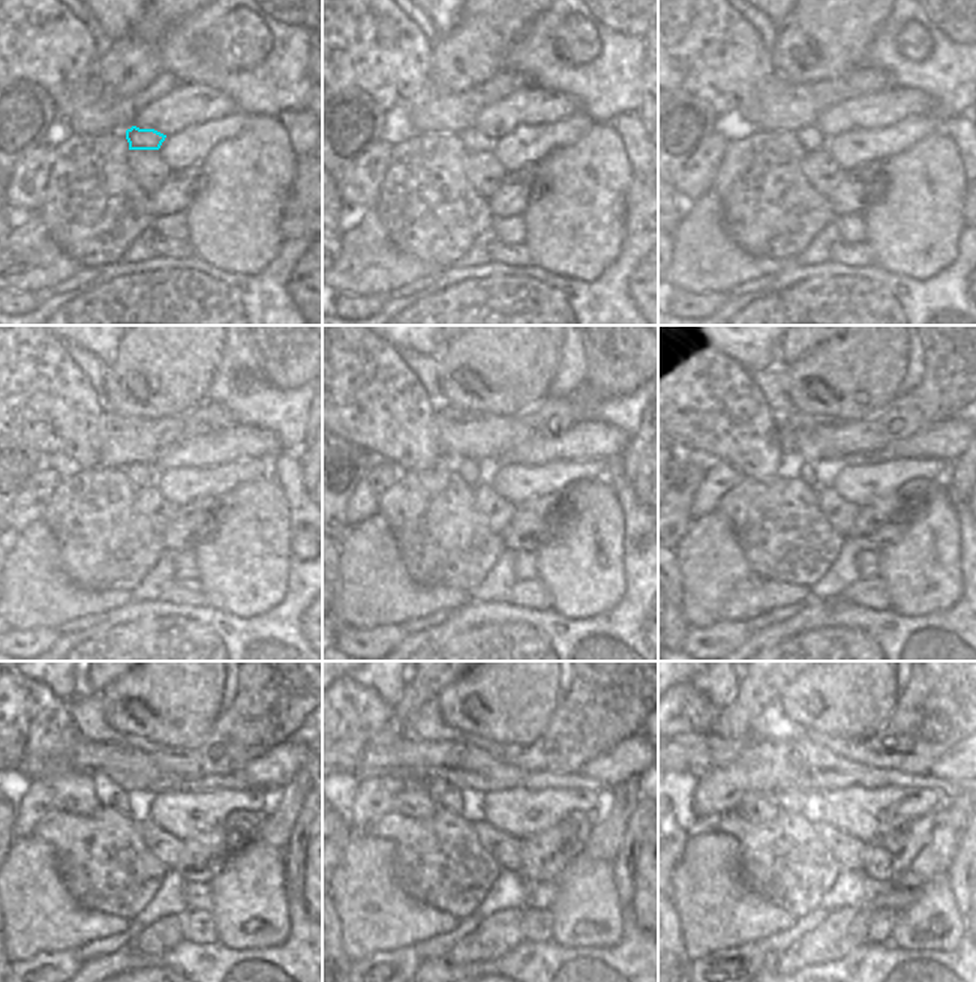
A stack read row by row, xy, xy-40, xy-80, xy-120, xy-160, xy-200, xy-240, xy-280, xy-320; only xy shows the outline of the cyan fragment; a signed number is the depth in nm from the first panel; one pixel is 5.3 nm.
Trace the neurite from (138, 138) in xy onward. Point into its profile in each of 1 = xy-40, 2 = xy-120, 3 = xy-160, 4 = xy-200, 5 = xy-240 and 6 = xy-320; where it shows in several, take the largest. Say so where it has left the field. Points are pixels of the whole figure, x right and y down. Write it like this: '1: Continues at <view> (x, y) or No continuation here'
1: Continues at xy-40 (474, 141)
2: Continues at xy-120 (141, 474)
3: Continues at xy-160 (471, 471)
4: Continues at xy-200 (796, 468)
5: Continues at xy-240 (120, 802)
6: Continues at xy-320 (789, 801)

